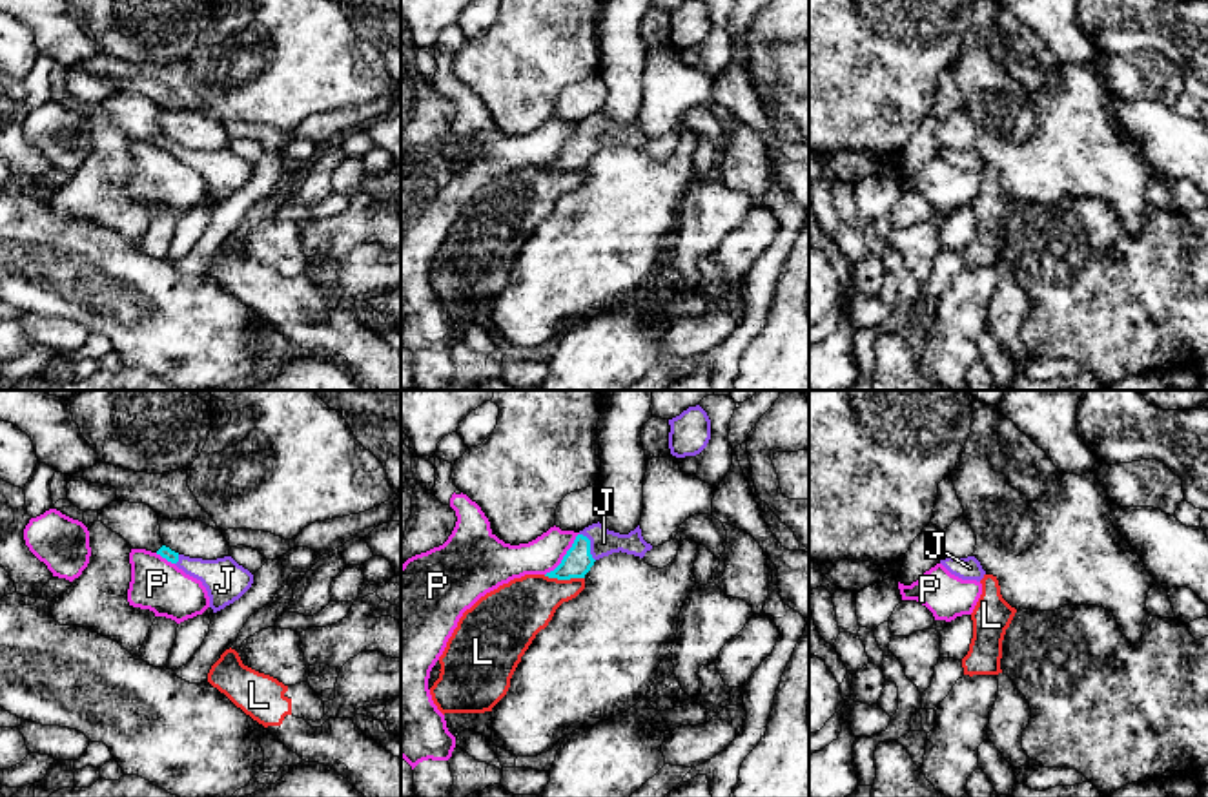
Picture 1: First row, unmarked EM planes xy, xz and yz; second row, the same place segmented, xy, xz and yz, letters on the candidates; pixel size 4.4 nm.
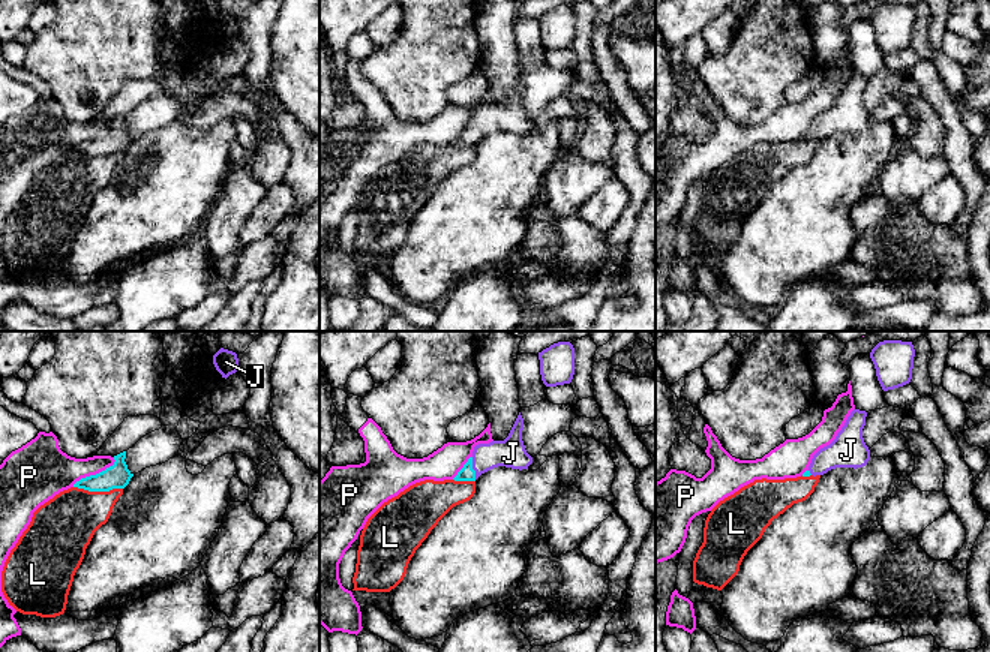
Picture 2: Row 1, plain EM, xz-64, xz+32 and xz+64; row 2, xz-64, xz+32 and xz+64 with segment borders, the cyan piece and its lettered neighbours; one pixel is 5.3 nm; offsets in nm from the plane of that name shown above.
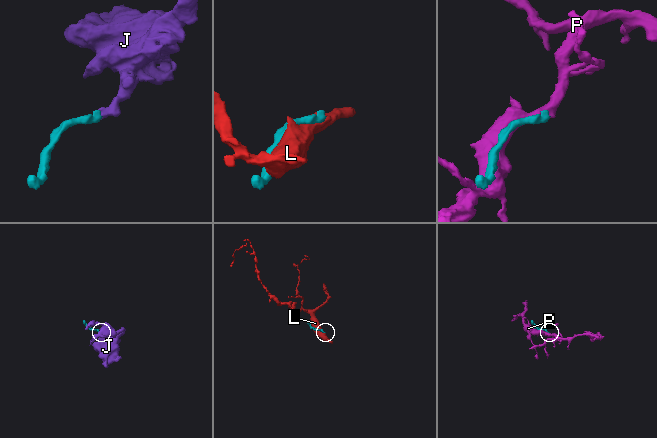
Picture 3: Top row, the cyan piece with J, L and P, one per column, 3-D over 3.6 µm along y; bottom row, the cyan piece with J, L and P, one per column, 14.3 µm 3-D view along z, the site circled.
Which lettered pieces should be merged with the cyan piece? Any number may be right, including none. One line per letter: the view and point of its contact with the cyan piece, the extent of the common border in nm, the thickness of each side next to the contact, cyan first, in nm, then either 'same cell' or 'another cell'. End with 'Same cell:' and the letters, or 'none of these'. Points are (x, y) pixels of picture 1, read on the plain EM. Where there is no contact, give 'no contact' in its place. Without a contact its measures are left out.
J: xz (589, 137) | 140 nm | 130/120 nm | same cell
L: xz (563, 170) | 180 nm | 130/260 nm | another cell
P: xz (565, 146) | 240 nm | 130/160 nm | another cell
Same cell: J

